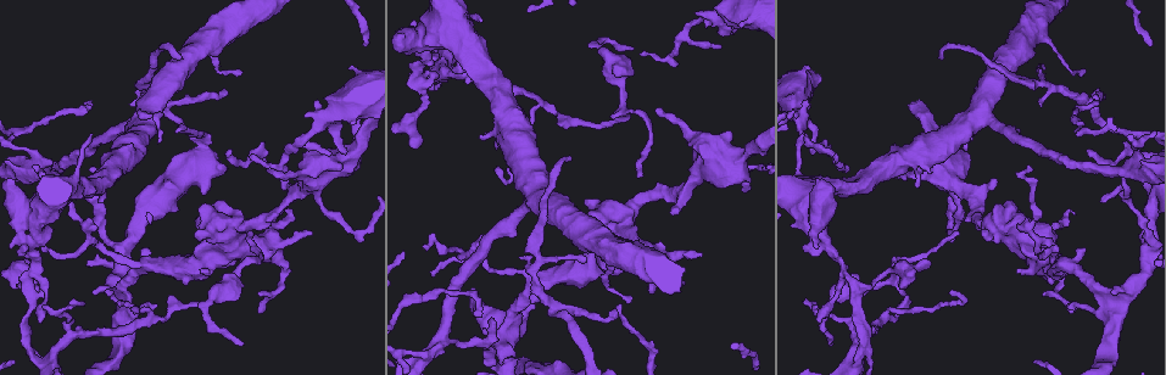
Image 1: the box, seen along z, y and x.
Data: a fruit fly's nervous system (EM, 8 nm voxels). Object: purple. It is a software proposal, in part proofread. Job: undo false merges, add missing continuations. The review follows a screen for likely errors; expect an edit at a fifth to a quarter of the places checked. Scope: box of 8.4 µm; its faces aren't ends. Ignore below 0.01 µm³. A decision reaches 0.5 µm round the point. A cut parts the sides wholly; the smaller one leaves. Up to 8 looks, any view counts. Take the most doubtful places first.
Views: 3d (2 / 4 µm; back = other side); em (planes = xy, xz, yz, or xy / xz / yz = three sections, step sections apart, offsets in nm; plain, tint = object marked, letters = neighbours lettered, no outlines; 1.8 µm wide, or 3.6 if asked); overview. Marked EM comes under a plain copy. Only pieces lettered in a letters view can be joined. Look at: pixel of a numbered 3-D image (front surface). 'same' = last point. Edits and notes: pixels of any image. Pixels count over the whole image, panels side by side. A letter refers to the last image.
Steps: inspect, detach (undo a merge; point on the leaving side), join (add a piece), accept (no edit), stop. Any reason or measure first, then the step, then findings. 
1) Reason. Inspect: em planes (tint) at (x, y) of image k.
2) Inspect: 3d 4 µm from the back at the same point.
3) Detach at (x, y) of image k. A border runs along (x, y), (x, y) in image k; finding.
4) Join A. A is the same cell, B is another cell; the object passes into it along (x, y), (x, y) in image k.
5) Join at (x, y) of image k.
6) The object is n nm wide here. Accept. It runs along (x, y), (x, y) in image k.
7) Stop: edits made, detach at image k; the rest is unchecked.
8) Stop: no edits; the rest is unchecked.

Touches itself. Inspect: 3d 4 µm at (520, 206) of image 1.

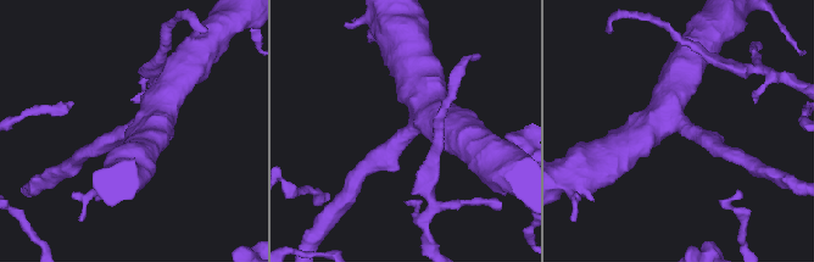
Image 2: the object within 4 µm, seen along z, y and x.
Inspect: em xy step 16 (tint) at (404, 129) of image 2.

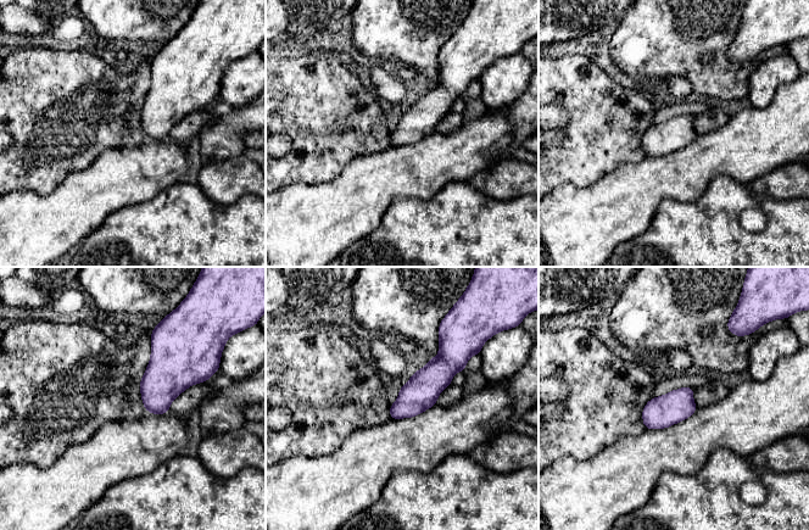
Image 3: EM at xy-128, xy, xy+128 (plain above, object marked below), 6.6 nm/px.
Cut it another way. Inspect: em planes (letters) at the same point.

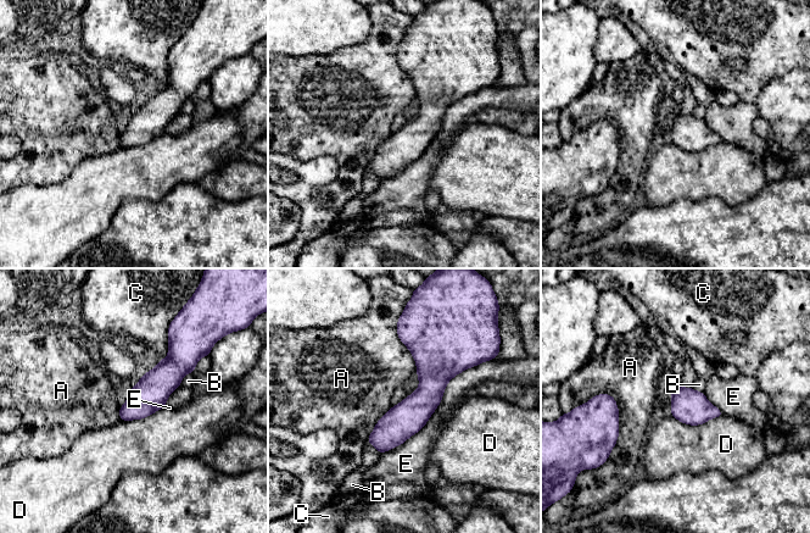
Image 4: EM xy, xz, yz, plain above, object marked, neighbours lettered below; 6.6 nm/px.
Accept. A, B, C, D and E are other cells; a border runs along (724, 415), (698, 425), (671, 416) in image 4; one cell here.

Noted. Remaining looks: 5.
Three-way junction. Inspect: em xy step 4 (tint) at (1092, 110) of image 1.

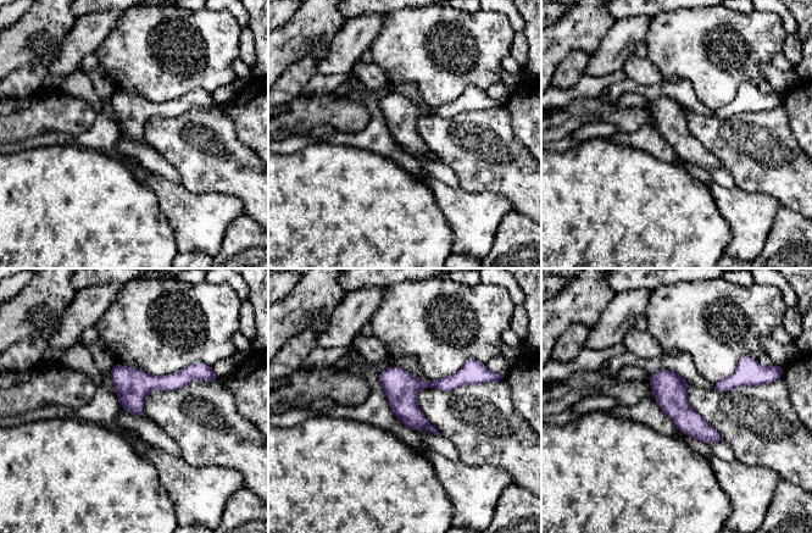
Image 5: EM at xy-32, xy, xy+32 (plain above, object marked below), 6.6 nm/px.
Cut it another way. Inspect: em planes (letters) at the same point.

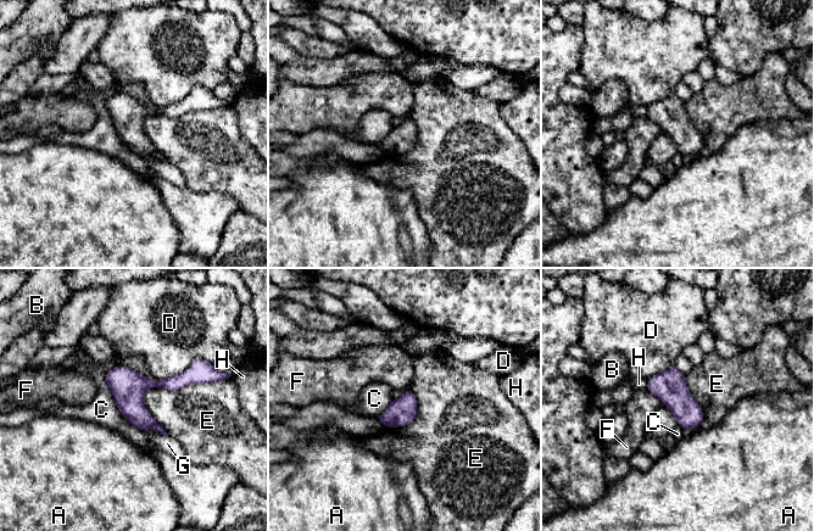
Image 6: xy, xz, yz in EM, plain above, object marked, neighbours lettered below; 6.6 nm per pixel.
Accept. A, B, C, D, E, F, G and H are other cells; it runs along (109, 376), (126, 384), (200, 379) in image 6; all the same cell.

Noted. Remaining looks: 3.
Stops while still wide. Inspect: em planes (tint) at (18, 253) of image 1.

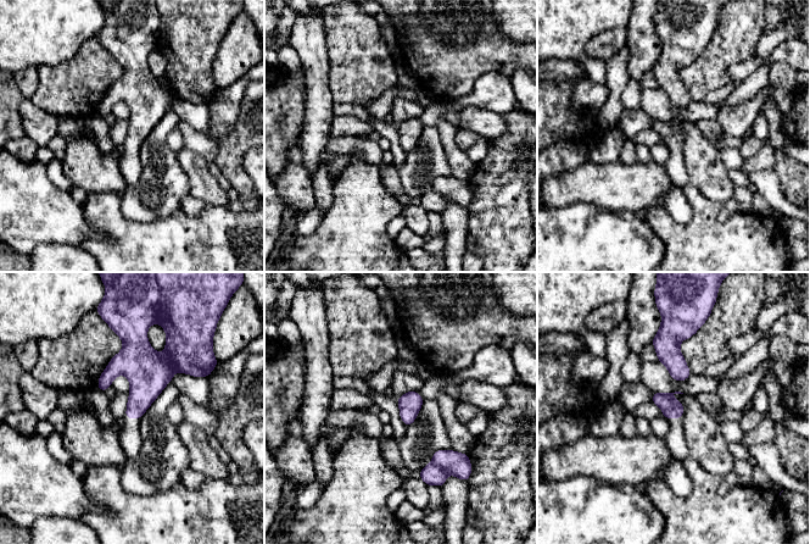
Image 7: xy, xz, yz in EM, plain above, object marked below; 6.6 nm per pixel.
Inspect: em planes (letters) at the same point.

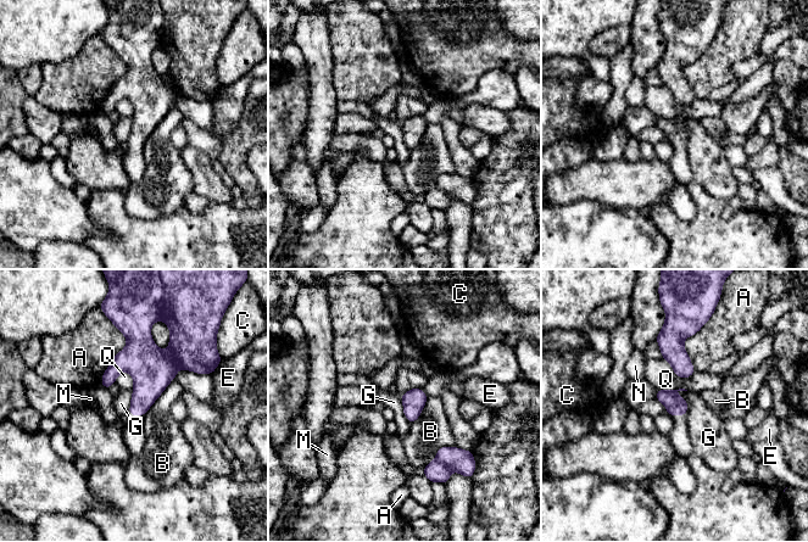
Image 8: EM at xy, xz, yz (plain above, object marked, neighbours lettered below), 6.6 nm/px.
Accept. A, B, C, E, G, M, N and Q are other cells; a border runs along (678, 390), (687, 404), (686, 413) in image 8; none of them fits.

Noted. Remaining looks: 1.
Stop: no edits; the rest is unchecked.

